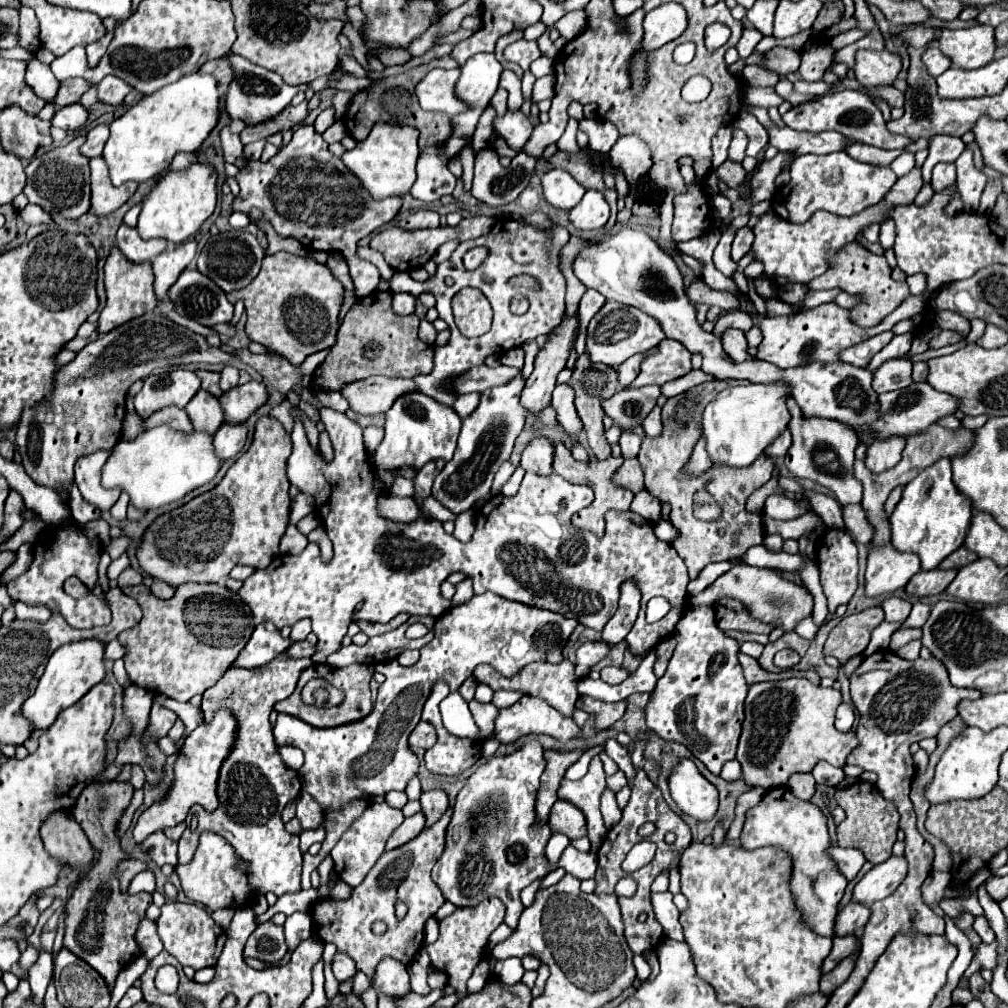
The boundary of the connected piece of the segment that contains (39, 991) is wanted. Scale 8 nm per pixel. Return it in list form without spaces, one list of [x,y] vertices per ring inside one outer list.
[[[47,952],[39,954],[39,960],[33,964],[33,968],[29,970],[29,982],[31,982],[31,998],[35,1004],[43,1006],[43,998],[45,998],[45,990],[47,984],[53,976],[53,958]]]

